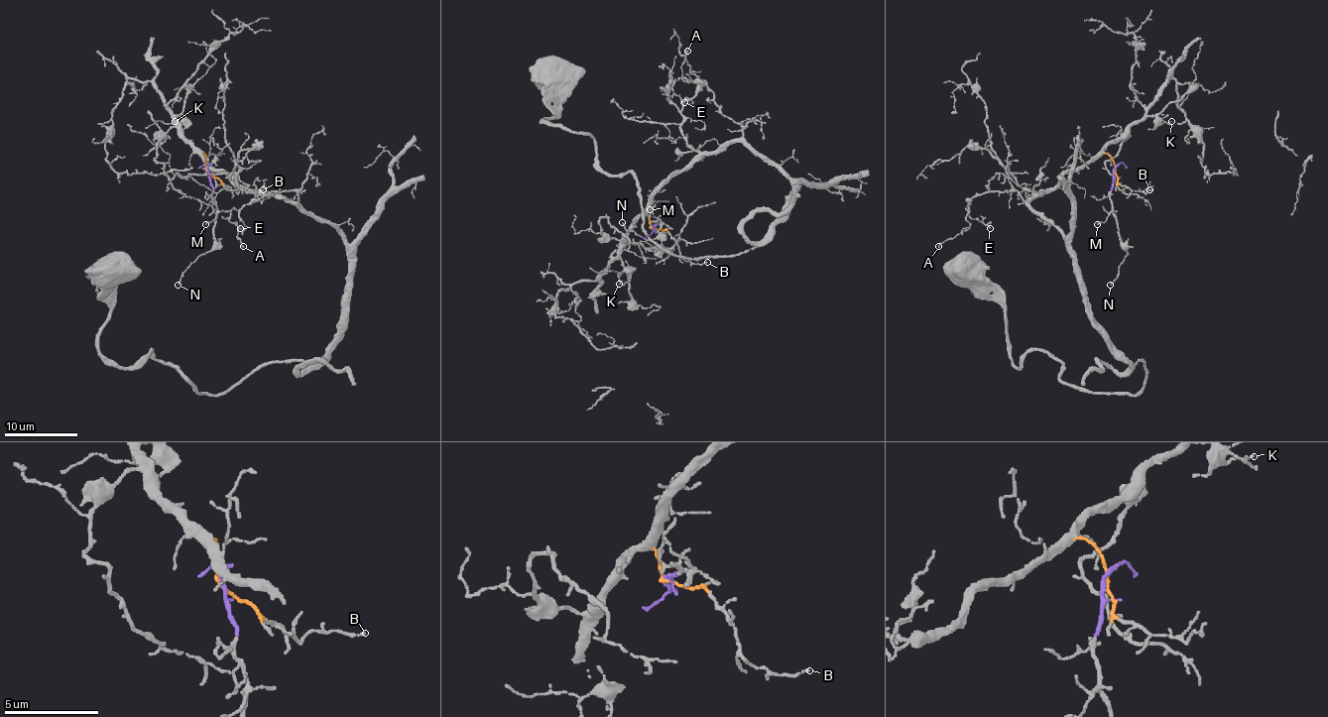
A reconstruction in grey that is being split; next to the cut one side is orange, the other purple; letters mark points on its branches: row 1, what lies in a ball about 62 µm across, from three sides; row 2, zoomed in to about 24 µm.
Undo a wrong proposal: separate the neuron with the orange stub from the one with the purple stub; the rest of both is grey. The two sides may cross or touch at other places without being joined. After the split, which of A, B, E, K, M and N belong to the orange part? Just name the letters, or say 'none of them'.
A, B, E, K

